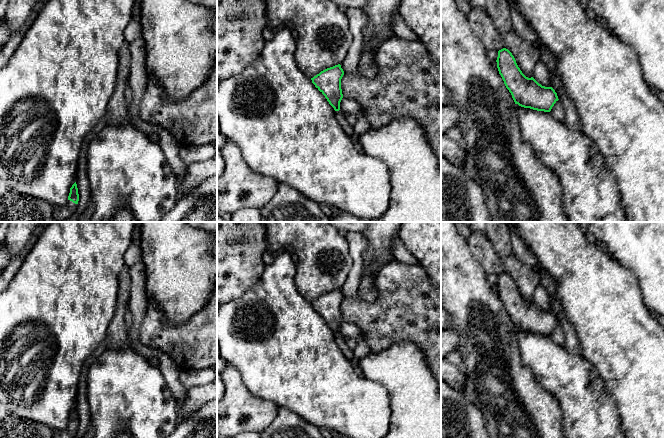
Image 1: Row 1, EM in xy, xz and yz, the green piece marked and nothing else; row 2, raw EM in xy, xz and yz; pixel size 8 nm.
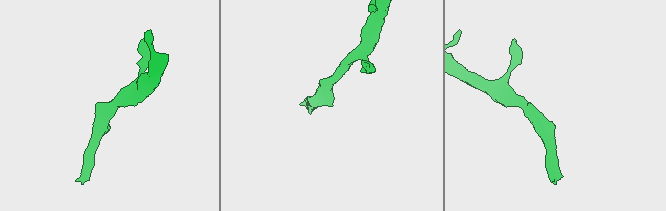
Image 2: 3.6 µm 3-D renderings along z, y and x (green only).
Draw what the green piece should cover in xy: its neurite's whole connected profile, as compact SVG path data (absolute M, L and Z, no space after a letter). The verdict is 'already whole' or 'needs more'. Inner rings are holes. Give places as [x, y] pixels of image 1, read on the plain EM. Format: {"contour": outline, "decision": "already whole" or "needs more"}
{"contour": "M76 406L70 412L68 425L65 429L55 430L53 438L74 438L77 434L79 425L79 418Z", "decision": "needs more"}

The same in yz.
{"contour": "M503 272L498 275L497 292L515 328L537 335L550 336L559 324L552 311L539 308L533 301L526 301L518 291L512 277Z", "decision": "already whole"}

